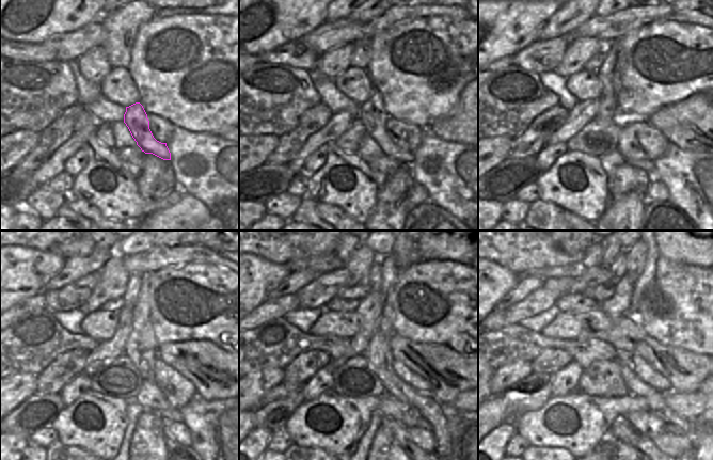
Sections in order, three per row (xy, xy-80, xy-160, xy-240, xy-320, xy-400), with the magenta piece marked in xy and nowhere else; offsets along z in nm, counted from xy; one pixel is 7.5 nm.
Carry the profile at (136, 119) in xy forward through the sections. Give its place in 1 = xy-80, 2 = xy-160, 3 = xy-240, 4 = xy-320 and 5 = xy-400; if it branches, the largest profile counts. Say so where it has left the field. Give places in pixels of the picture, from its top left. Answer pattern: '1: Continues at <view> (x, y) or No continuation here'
1: Continues at xy-80 (371, 113)
2: Continues at xy-160 (607, 110)
3: Continues at xy-240 (133, 284)
4: Continues at xy-320 (376, 273)
5: Continues at xy-400 (617, 270)

